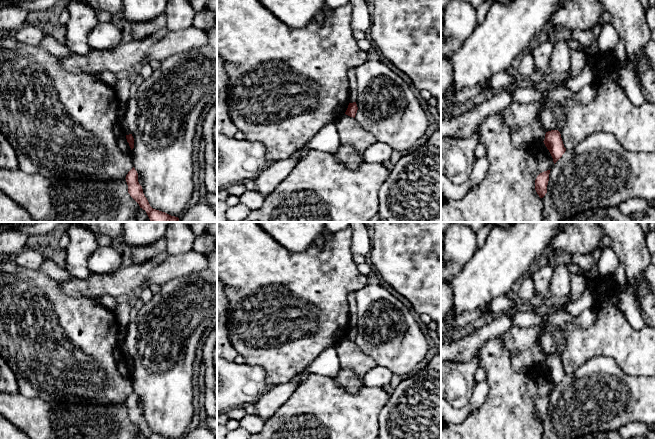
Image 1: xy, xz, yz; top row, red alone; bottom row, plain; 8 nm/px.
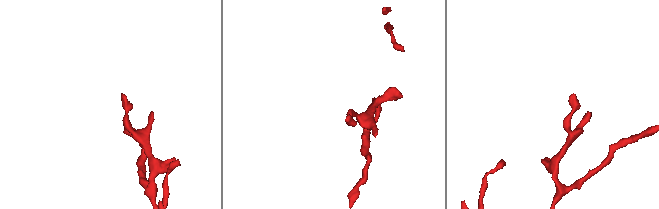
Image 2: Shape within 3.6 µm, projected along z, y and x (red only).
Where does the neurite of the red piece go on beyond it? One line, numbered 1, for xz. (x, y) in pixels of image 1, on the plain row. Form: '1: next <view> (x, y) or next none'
1: next none

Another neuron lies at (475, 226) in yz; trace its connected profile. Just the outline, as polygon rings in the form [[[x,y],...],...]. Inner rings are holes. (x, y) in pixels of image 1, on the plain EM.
[[[451,222],[451,223],[469,226],[475,233],[477,233],[486,224],[486,222]]]

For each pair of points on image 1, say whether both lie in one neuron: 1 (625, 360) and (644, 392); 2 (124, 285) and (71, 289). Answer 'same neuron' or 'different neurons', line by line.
1: different neurons
2: same neuron

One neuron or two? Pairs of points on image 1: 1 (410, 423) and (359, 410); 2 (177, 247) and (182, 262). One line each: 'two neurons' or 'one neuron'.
1: two neurons
2: two neurons

